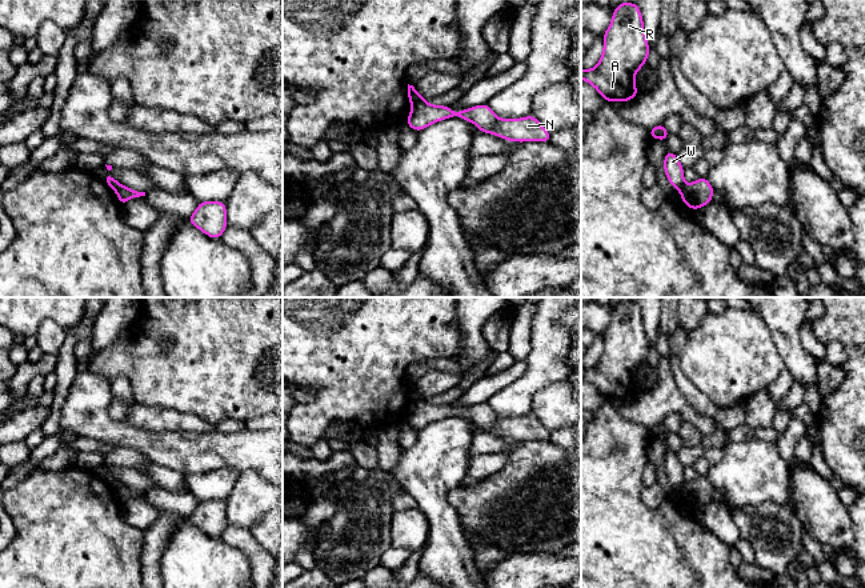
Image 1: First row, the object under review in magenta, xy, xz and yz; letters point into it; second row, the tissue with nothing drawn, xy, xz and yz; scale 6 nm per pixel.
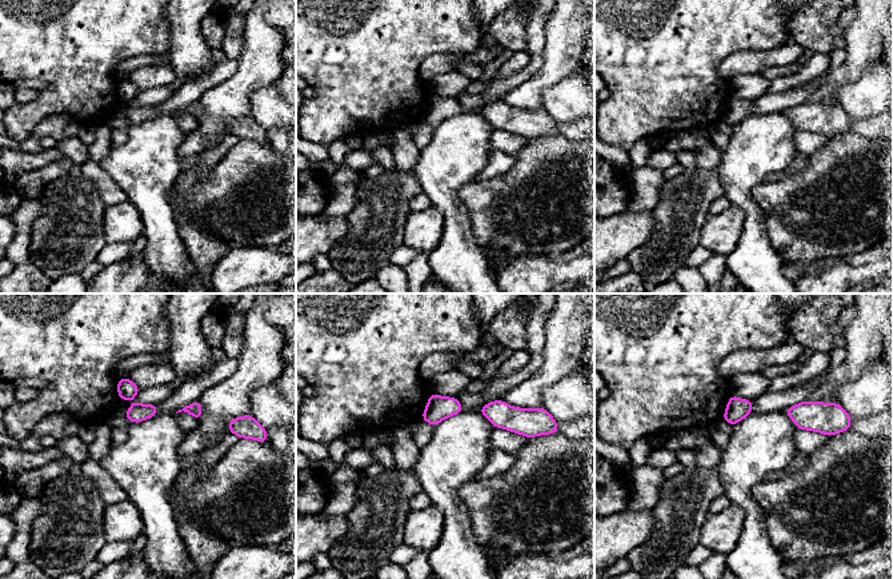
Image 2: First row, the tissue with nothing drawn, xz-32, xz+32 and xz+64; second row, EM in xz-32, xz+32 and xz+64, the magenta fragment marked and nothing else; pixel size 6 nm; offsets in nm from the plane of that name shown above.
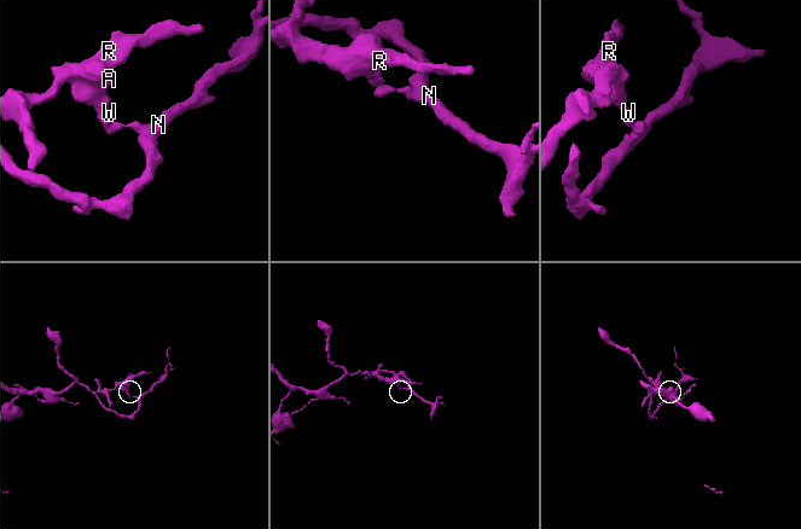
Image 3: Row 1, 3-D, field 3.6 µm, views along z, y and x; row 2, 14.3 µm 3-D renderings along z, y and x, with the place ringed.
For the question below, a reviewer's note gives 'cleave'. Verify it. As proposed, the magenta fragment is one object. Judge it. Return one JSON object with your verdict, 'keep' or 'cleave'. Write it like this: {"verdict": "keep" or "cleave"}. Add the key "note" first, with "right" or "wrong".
{"note": "right", "verdict": "cleave"}

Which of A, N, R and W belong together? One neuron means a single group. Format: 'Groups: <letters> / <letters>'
Groups: A R W / N

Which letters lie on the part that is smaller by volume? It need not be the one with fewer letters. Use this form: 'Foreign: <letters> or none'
Foreign: A, R, W

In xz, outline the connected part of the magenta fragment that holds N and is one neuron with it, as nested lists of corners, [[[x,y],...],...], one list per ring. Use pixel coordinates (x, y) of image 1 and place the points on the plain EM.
[[[420,397],[412,404],[407,424],[419,431],[449,416],[468,419],[476,423],[480,431],[493,432],[508,440],[550,440],[550,431],[533,413],[521,417],[498,417],[488,403],[480,403],[454,412],[450,405],[431,404],[427,399]]]

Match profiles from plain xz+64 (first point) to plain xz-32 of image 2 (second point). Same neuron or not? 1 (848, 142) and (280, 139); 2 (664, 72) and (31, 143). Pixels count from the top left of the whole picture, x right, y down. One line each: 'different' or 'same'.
1: different
2: different

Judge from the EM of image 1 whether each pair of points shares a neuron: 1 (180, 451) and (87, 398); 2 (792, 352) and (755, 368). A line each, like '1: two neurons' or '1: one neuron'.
1: one neuron
2: two neurons

